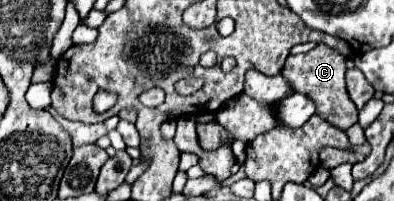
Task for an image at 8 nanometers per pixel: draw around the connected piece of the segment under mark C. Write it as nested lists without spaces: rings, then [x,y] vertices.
[[[317,45],[309,53],[289,55],[281,73],[297,93],[303,93],[315,101],[319,117],[323,117],[339,129],[349,129],[357,123],[357,107],[349,99],[349,93],[345,89],[345,71],[345,57],[341,53],[327,45]]]

